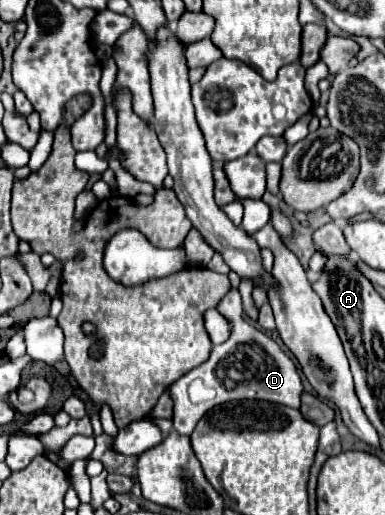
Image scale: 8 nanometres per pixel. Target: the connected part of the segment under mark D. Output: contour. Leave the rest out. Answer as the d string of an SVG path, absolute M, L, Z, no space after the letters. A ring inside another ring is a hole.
M231 287L217 307L231 323L231 337L225 343L213 347L209 361L191 369L179 381L167 387L173 399L173 427L181 435L191 435L199 419L209 409L229 401L247 401L247 399L269 401L269 403L279 403L293 409L299 409L301 405L303 383L295 363L271 337L267 337L263 331L259 331L257 327L253 327L249 321L243 319L241 307L243 305L241 305L239 289ZM249 361L255 361L255 367Z

